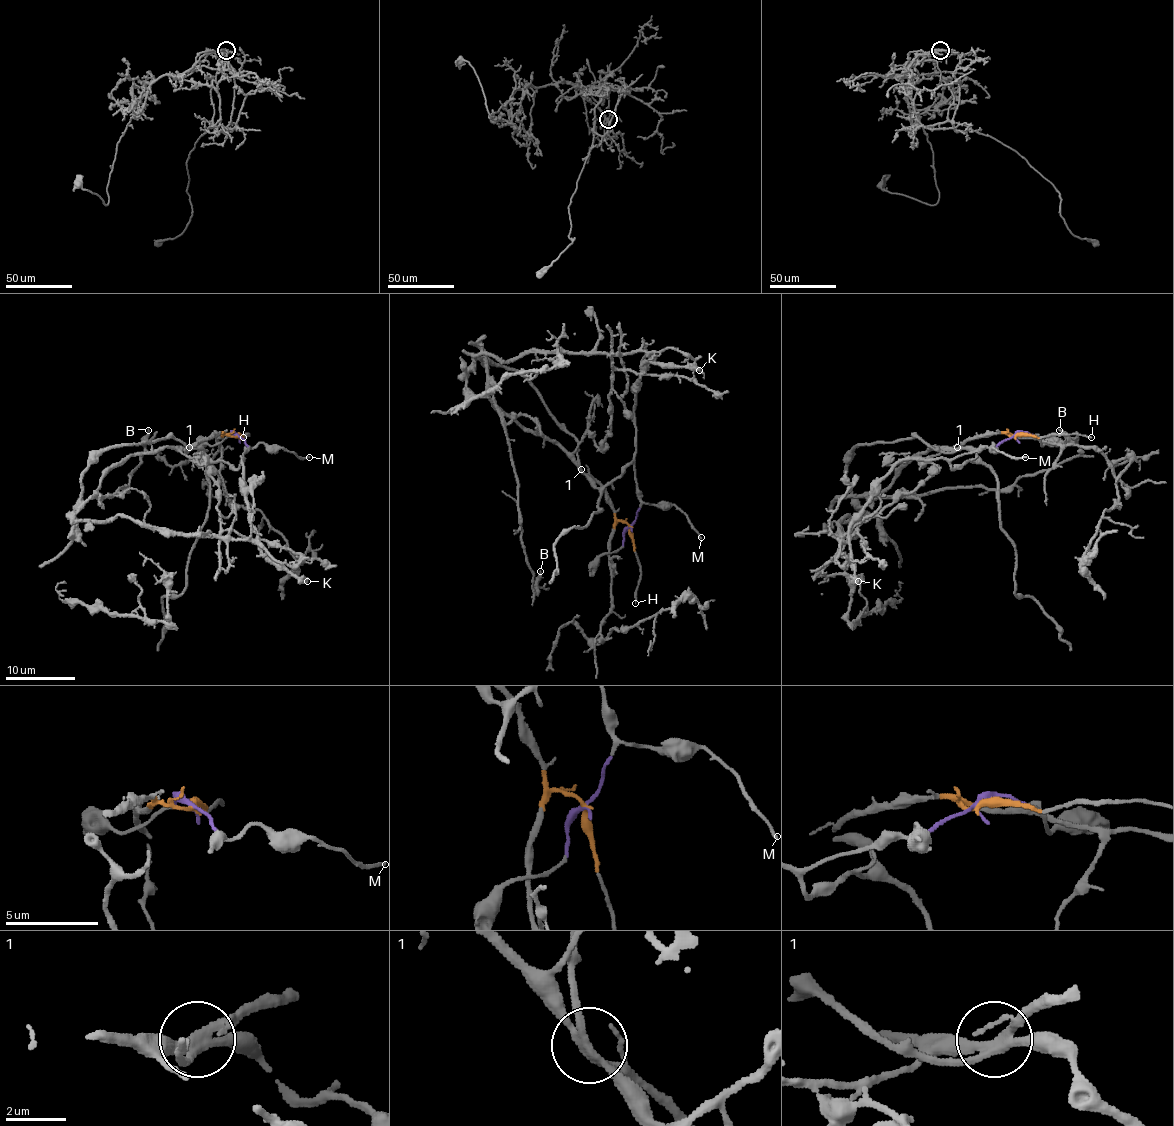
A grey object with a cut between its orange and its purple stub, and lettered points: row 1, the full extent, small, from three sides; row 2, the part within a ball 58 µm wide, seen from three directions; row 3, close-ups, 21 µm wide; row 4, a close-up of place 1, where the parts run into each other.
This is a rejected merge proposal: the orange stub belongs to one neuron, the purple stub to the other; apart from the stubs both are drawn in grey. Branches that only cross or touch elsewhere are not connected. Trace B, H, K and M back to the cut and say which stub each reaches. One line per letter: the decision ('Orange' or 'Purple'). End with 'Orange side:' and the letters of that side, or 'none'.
B: Orange
H: Orange
K: Purple
M: Purple
Orange side: B, H

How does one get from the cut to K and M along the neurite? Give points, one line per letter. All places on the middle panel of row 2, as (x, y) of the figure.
K: (630, 526), (641, 505), (634, 463), (636, 391), (641, 366), (650, 361), (695, 366), (700, 370)
M: (630, 526), (643, 503), (676, 505), (701, 538)

